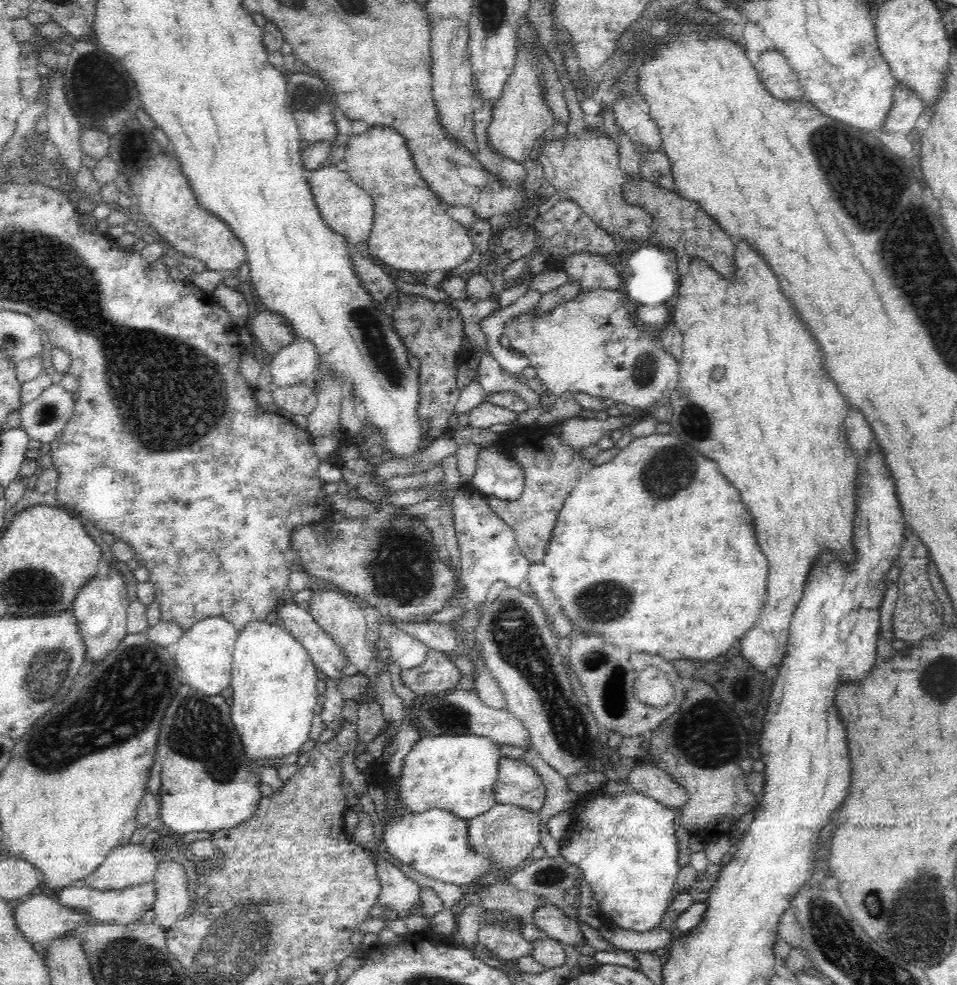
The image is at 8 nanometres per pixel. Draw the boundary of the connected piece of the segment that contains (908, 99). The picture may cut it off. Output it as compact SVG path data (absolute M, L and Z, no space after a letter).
M896 81L892 98L892 108L884 122L884 132L909 134L916 126L916 120L924 112L924 99L900 81Z

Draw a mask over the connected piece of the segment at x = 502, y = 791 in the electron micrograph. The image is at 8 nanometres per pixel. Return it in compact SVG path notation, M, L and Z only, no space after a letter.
M503 756L494 786L495 803L539 812L543 808L545 796L545 784L530 766L523 760Z

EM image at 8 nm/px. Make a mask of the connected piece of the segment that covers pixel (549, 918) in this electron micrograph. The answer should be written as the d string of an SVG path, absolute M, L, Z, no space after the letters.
M540 902L533 912L531 924L544 934L560 943L584 945L586 941L576 920L564 914L552 903Z

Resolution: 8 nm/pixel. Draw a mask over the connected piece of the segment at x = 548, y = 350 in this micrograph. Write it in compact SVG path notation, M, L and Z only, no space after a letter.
M624 289L618 290L588 290L579 293L572 300L557 304L550 312L541 312L536 305L526 309L526 312L510 318L504 324L504 334L511 342L511 348L523 353L530 361L530 366L535 368L536 376L540 378L548 398L543 397L543 408L529 406L524 414L518 414L520 425L532 426L542 414L542 409L550 410L556 398L565 392L584 393L596 400L614 400L618 404L628 404L636 408L648 408L660 404L675 392L679 382L680 362L674 355L668 353L661 345L656 335L656 327L641 325L635 316L630 316L632 302L630 302Z

